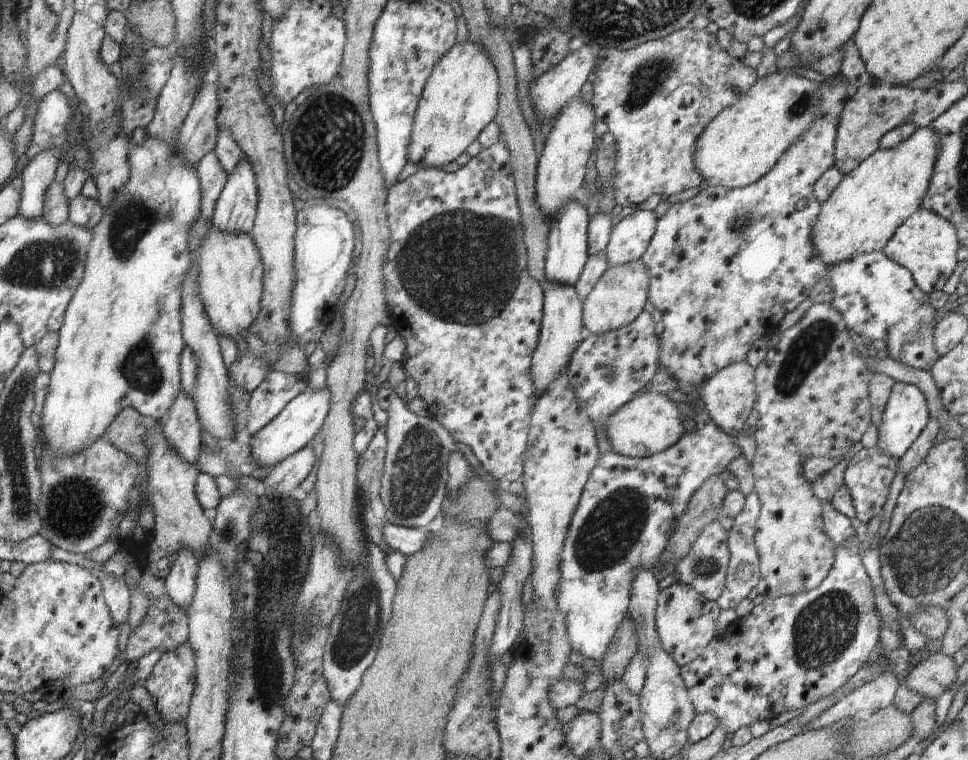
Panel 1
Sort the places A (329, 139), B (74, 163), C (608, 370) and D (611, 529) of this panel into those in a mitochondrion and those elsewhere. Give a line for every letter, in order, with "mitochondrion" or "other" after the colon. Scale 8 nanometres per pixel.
A: mitochondrion
B: other
C: mitochondrion
D: mitochondrion

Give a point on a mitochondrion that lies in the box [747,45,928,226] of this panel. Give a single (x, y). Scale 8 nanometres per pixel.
(802, 104)

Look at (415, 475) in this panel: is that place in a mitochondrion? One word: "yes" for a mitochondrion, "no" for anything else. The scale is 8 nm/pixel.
yes

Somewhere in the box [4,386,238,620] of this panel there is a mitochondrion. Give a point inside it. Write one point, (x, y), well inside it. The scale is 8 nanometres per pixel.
(75, 504)

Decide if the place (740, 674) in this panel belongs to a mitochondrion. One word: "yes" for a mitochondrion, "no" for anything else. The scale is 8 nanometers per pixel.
no

